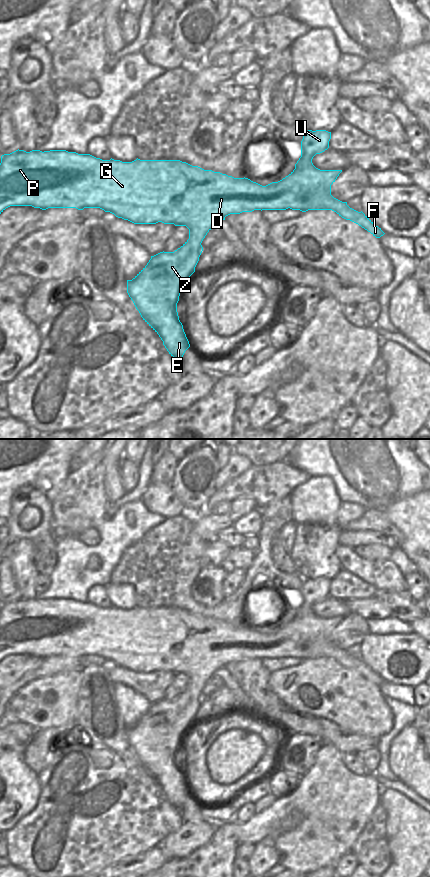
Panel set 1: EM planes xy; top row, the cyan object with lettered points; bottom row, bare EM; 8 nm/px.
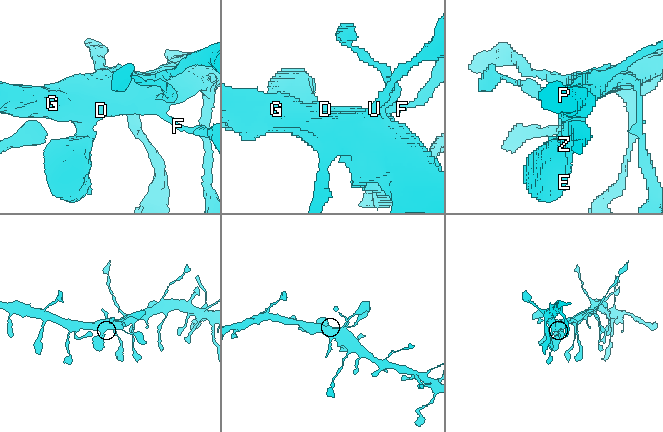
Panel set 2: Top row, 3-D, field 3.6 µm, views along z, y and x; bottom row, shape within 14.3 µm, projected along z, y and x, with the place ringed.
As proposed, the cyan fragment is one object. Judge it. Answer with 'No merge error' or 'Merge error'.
No merge error

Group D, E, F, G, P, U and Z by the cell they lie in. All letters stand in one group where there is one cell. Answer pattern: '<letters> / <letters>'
D E F G P U Z

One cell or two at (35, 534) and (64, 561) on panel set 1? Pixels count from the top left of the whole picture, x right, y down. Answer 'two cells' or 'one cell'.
two cells

